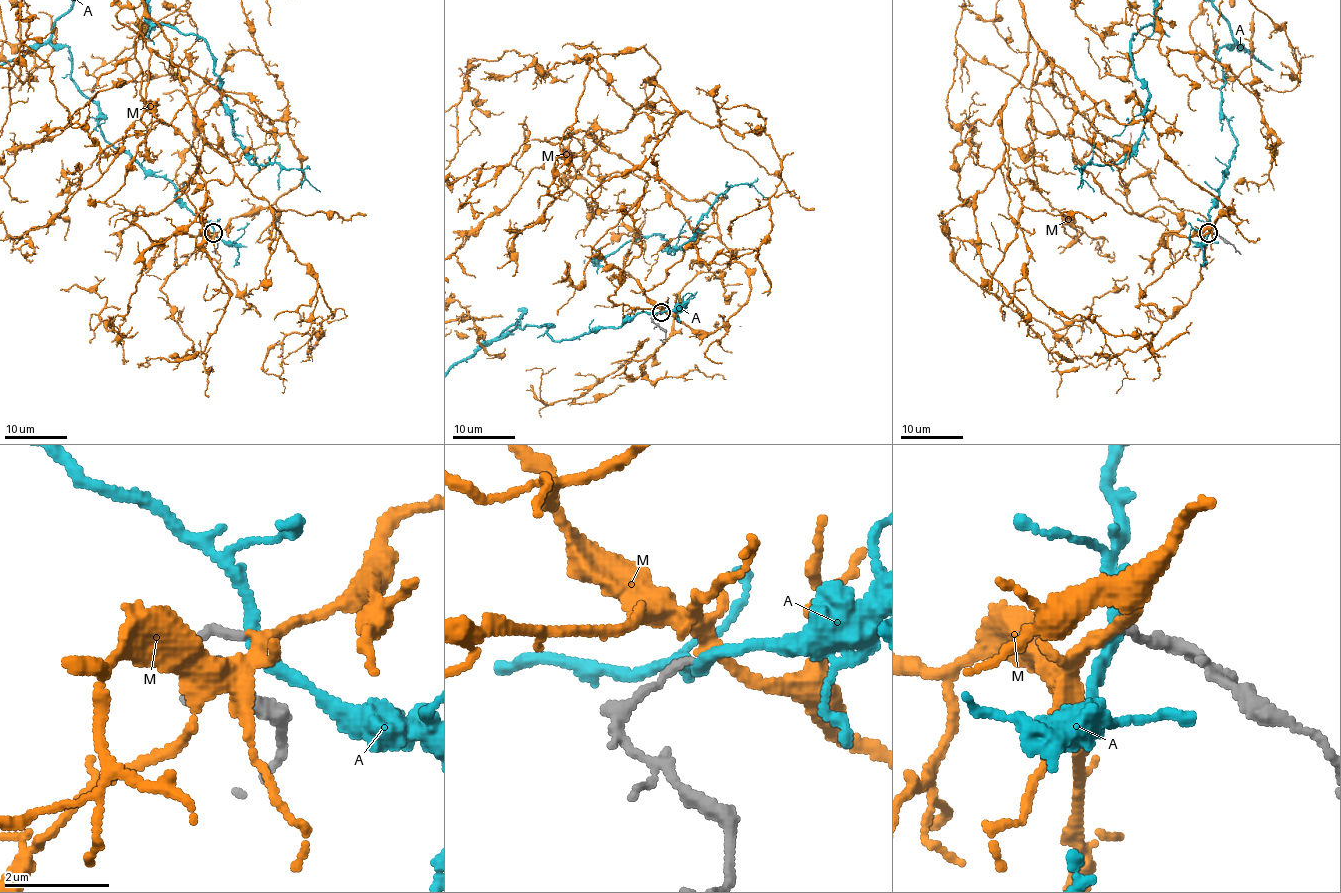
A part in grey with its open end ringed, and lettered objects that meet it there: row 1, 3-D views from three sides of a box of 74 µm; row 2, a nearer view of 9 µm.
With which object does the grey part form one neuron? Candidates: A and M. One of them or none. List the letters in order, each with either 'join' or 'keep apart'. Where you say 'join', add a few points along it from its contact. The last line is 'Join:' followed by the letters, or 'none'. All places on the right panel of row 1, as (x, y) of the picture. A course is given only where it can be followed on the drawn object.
A: keep apart
M: join
Join: M

